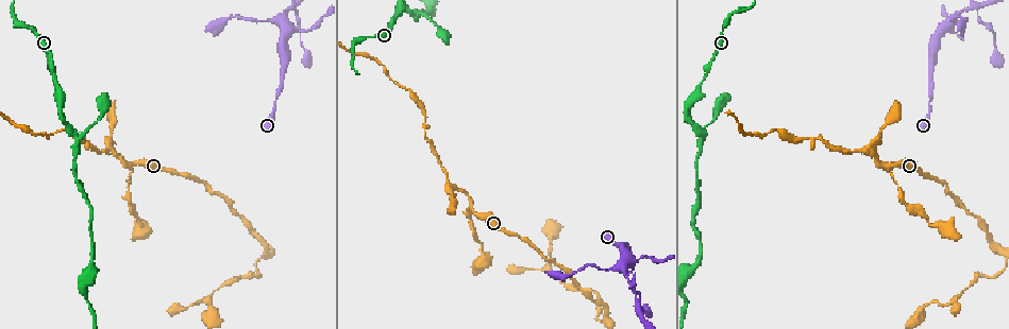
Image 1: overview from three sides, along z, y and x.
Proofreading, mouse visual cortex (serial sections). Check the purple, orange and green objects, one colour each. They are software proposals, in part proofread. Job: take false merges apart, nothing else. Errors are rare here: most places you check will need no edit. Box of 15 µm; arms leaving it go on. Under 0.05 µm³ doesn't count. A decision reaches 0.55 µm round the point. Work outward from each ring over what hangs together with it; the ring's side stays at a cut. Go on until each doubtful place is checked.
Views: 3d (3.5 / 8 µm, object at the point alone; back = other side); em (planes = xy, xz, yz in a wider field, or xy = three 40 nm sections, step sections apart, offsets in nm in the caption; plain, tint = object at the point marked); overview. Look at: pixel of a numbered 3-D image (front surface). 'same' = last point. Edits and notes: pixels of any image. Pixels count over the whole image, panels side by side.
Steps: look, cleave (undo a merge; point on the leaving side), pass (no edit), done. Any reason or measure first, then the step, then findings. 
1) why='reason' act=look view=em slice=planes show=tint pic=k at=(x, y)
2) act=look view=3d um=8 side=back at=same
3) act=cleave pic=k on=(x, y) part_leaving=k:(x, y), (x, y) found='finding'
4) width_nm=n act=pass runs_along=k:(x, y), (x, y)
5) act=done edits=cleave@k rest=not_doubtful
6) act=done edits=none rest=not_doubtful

why='narrows sharply' act=look view=3d um=3.5 pic=1 at=(472, 204)

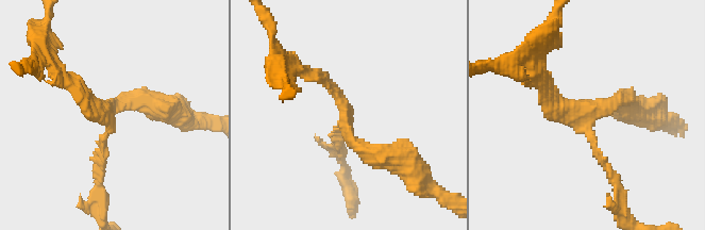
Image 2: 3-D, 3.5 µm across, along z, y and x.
arms=3 arm_widths_nm=100,200,300 why='need the tissue' act=look view=em slice=xy step=2 show=tint pic=2 at=(108, 112)

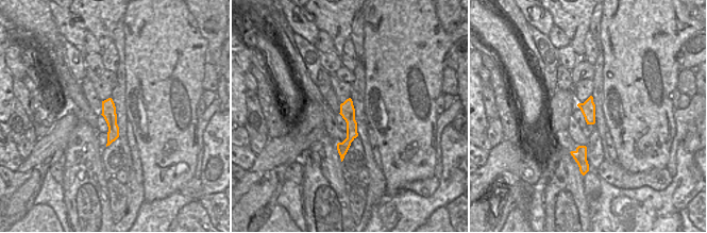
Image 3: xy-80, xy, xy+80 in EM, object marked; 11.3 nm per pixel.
act=pass runs_along=3:(349, 101), (351, 136), (341, 152) found='continuous, no second cell'

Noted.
why='three arms meet' act=look view=3d um=3.5 side=back pic=1 at=(870, 151)

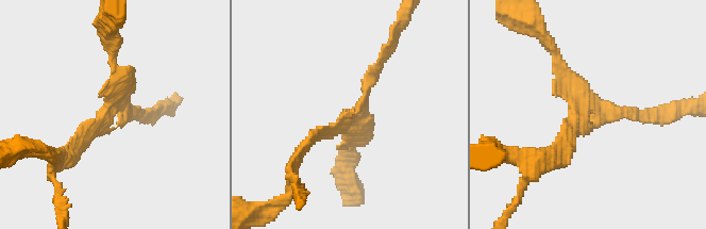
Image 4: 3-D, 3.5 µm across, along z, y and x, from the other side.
arms=3 arm_widths_nm=200,200,200 why='shape alone is not enough' act=look view=em slice=xy step=2 show=tint pic=4 at=(352, 116)

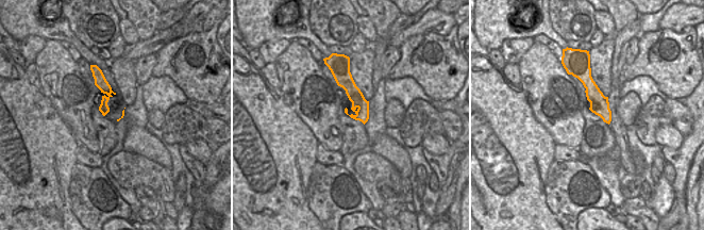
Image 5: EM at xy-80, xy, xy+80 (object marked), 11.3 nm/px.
width_nm=220 act=pass runs_along=4:(308, 143), (351, 116), (384, 55) found='all the same cell'

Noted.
why='small branch off a trunk' act=look view=em slice=xy step=1 show=tint pic=1 at=(281, 15)

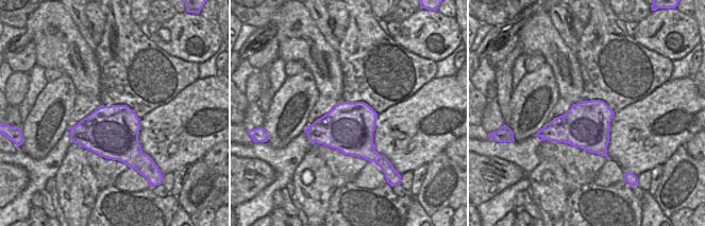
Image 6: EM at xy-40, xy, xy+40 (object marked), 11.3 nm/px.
why='wider look' act=look view=3d um=3.5 at=same

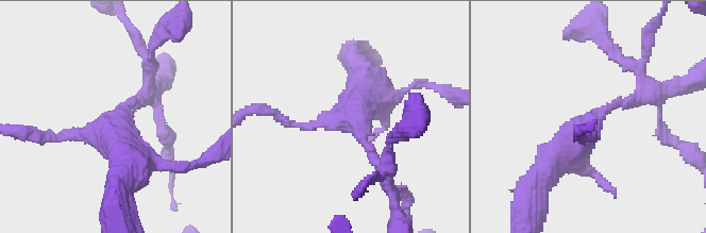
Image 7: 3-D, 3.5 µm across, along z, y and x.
act=pass runs_along=7:(536, 186), (599, 114), (632, 101) found='continuous, no second cell'

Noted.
why='looks like a crossing' act=look view=3d um=3.5 pic=1 at=(634, 289)

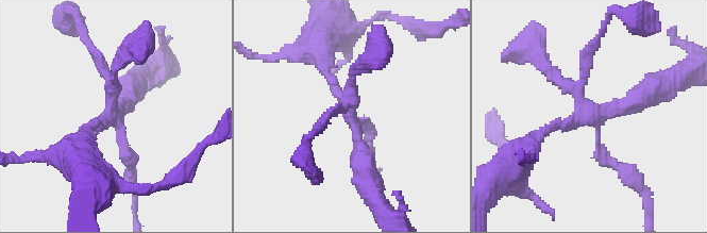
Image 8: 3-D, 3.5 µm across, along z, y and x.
act=look view=em slice=xy step=1 show=tint pic=8 at=(353, 120)

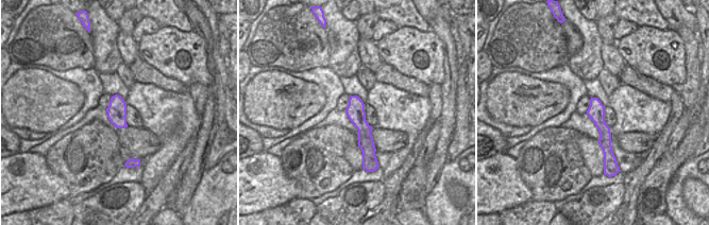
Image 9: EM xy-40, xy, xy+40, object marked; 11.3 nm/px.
arm_widths_nm=150,150,200,350 act=pass found='all the same cell'

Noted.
why='three-way junction' act=look view=3d um=3.5 pic=1 at=(416, 13)

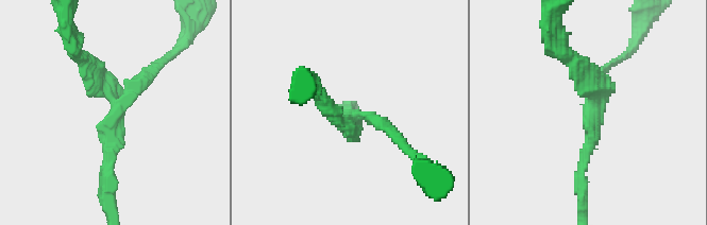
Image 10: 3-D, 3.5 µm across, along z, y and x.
arms=3 arm_widths_nm=150,200,250 act=look view=em slice=planes show=plain pic=10 at=(356, 118)

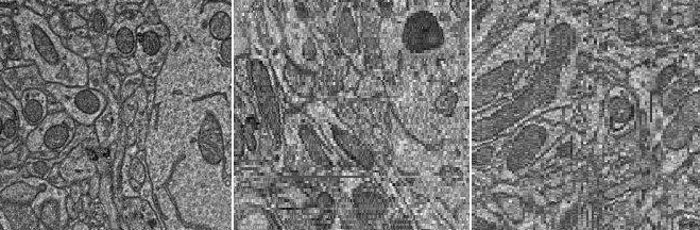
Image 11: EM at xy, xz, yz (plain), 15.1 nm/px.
act=look view=em slice=planes show=tint at=same

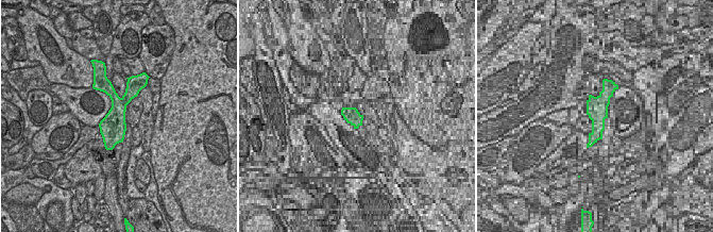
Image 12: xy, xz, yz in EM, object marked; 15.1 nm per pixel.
act=pass runs_along=10:(81, 56), (117, 105), (107, 173) found='all the same cell'

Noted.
act=done edits=none rest=not_doubtful

